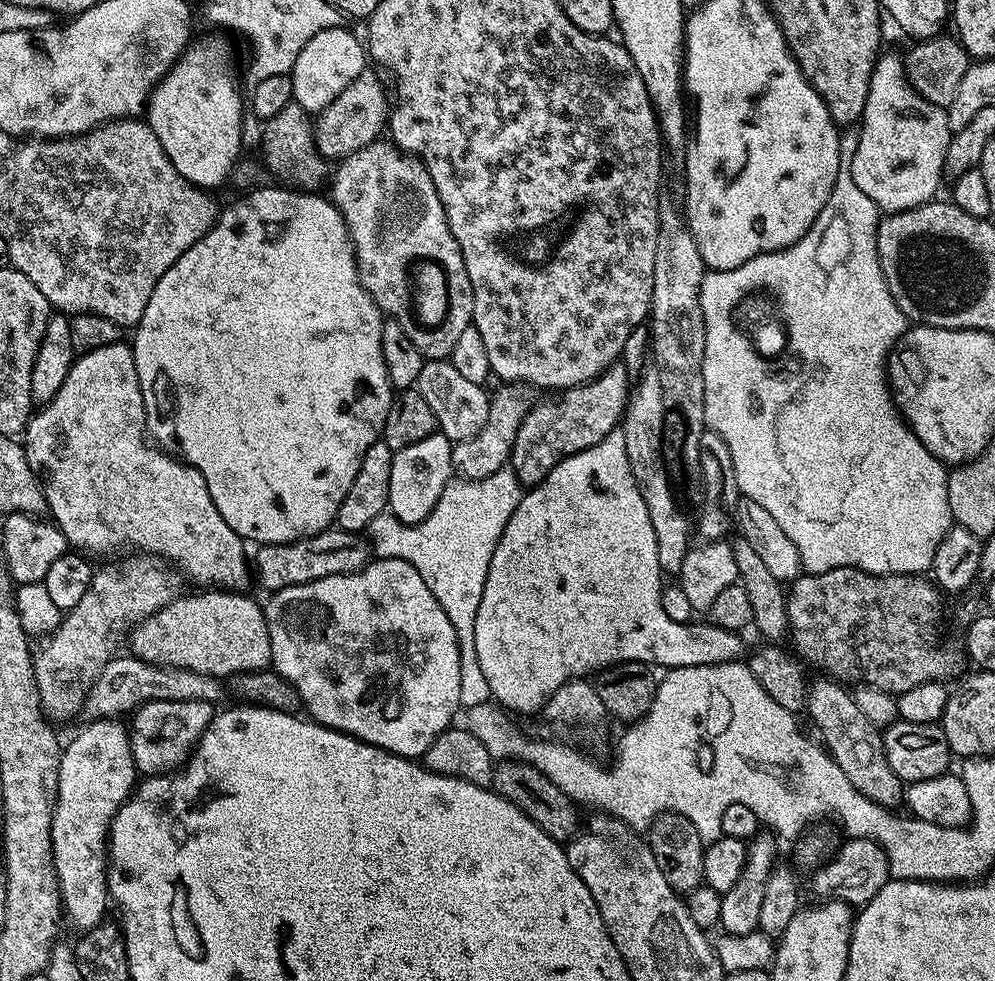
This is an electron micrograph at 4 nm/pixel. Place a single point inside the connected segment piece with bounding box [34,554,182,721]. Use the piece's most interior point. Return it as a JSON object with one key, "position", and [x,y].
{"position":[120,596]}

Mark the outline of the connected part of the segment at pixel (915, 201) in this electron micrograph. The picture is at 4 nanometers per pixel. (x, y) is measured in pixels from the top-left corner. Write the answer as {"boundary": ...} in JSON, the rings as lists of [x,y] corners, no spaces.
{"boundary":[[[887,52],[877,59],[872,71],[864,114],[858,121],[860,137],[858,150],[854,150],[851,174],[854,182],[858,182],[858,190],[862,190],[862,194],[866,194],[866,198],[870,198],[870,202],[874,202],[881,213],[891,214],[927,204],[939,193],[936,191],[940,188],[940,180],[945,179],[946,150],[952,140],[953,130],[948,124],[947,111],[912,89],[904,74],[903,59]]]}

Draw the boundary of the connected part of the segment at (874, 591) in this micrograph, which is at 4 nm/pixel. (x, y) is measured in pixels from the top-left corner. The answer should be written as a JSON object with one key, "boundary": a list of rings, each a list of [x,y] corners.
{"boundary":[[[857,568],[801,574],[791,581],[786,592],[790,639],[814,667],[821,668],[821,673],[840,682],[852,680],[856,684],[878,686],[878,690],[899,694],[913,686],[922,686],[922,682],[955,681],[965,671],[966,653],[957,645],[956,648],[952,644],[945,648],[936,645],[936,631],[944,616],[945,597],[931,579],[924,579],[928,578],[920,574],[875,576]]]}

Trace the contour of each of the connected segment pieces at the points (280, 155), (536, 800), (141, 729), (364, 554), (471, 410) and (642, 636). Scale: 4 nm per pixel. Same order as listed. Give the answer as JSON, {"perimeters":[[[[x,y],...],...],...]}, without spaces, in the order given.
{"perimeters":[[[[295,102],[278,110],[274,118],[263,121],[263,152],[269,170],[280,179],[277,181],[293,190],[316,192],[323,184],[325,187],[329,179],[329,165],[316,151],[314,124],[310,119],[310,113],[302,110],[302,106],[298,106]]],[[[521,760],[499,761],[494,770],[491,789],[506,798],[506,802],[518,806],[518,810],[522,810],[526,818],[530,818],[546,834],[550,834],[550,838],[567,842],[581,827],[582,816],[580,820],[576,813],[577,805],[566,794],[562,794],[562,790],[558,790],[558,786],[554,786],[554,782],[550,782],[550,778],[546,778],[546,774],[542,774],[533,764]]],[[[205,700],[150,702],[131,713],[130,743],[137,773],[145,777],[171,774],[188,763],[202,734],[210,726],[214,705]]],[[[335,526],[289,544],[266,544],[257,547],[255,551],[254,580],[268,594],[286,590],[288,586],[309,584],[318,578],[330,578],[334,574],[356,572],[370,560],[370,544],[363,535],[342,532]]],[[[425,359],[415,391],[420,392],[422,398],[426,398],[426,406],[434,410],[437,429],[447,440],[469,440],[478,434],[478,430],[482,430],[482,426],[486,426],[490,396],[484,393],[485,385],[467,380],[459,370],[454,370],[451,359]]],[[[623,431],[606,434],[606,438],[598,442],[598,446],[590,446],[558,462],[554,470],[550,470],[550,474],[542,478],[542,482],[531,485],[521,495],[514,514],[510,514],[510,522],[506,522],[506,530],[502,530],[502,538],[498,538],[498,546],[494,546],[494,558],[490,558],[486,587],[482,589],[482,602],[478,605],[478,618],[474,618],[474,642],[470,648],[471,651],[476,651],[476,664],[480,667],[480,676],[484,679],[485,686],[492,691],[491,699],[504,710],[509,708],[512,712],[539,713],[550,697],[568,680],[591,677],[603,672],[605,668],[614,667],[615,664],[647,664],[667,670],[725,663],[724,651],[727,650],[728,644],[739,642],[742,638],[741,633],[731,632],[707,622],[674,622],[662,608],[662,594],[666,587],[666,580],[663,578],[665,579],[658,562],[658,542],[654,538],[654,526],[650,523],[650,510],[646,510],[646,502],[642,502],[642,490],[638,490],[638,482],[630,470],[630,458],[626,458],[626,438]]]]}

